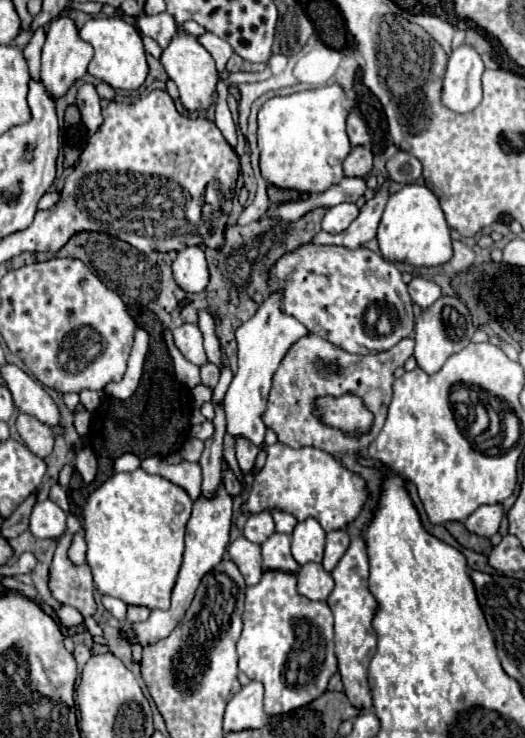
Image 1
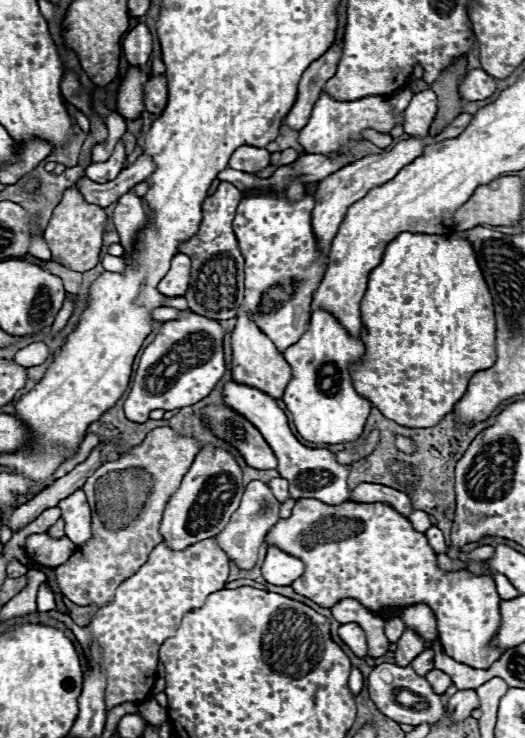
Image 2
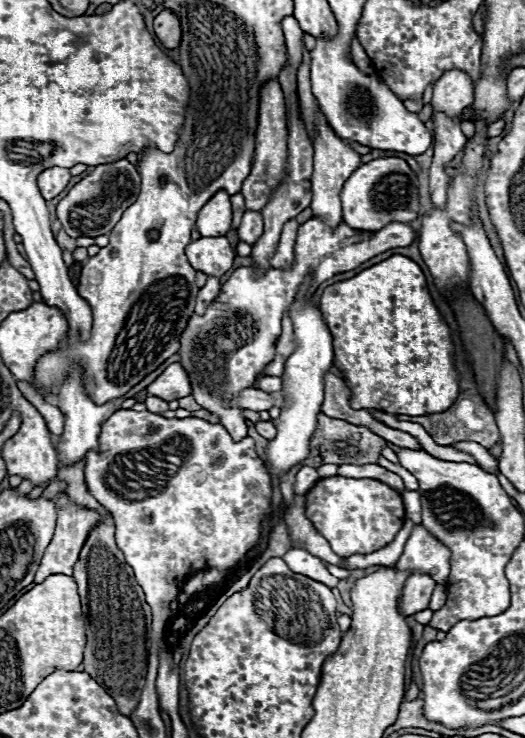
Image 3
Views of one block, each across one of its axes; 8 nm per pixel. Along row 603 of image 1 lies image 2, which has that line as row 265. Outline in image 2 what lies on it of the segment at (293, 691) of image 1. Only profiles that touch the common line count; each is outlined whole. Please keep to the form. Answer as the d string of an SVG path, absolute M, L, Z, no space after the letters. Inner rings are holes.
M252 192L240 202L234 218L234 234L246 258L246 298L242 306L280 352L298 342L306 332L310 300L326 270L312 234L312 208L312 196L290 202L282 192Z

